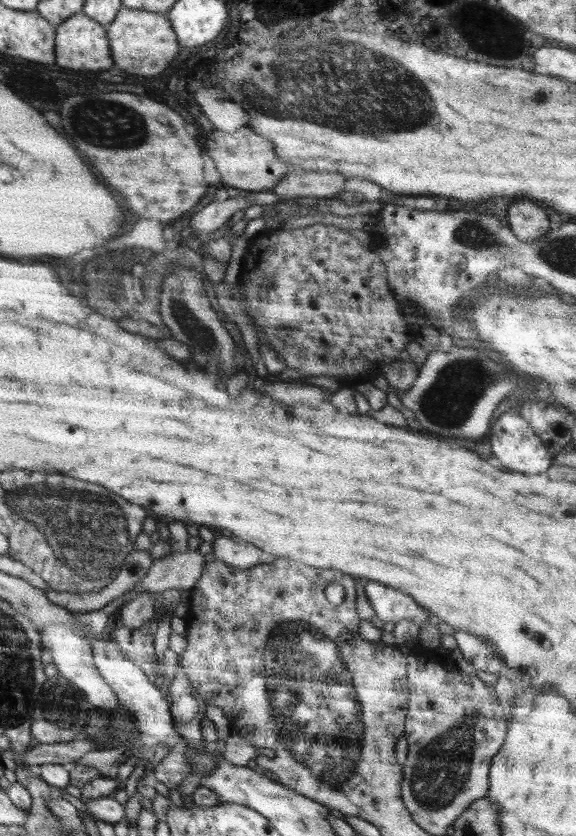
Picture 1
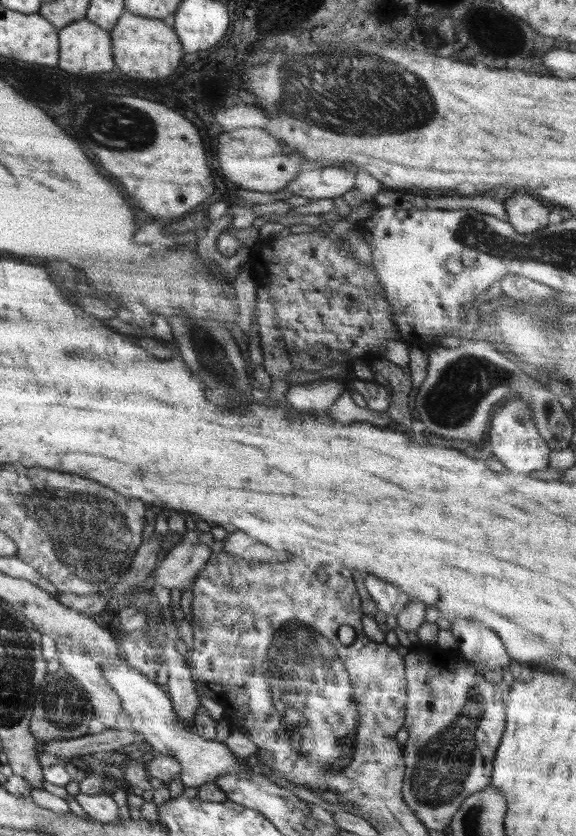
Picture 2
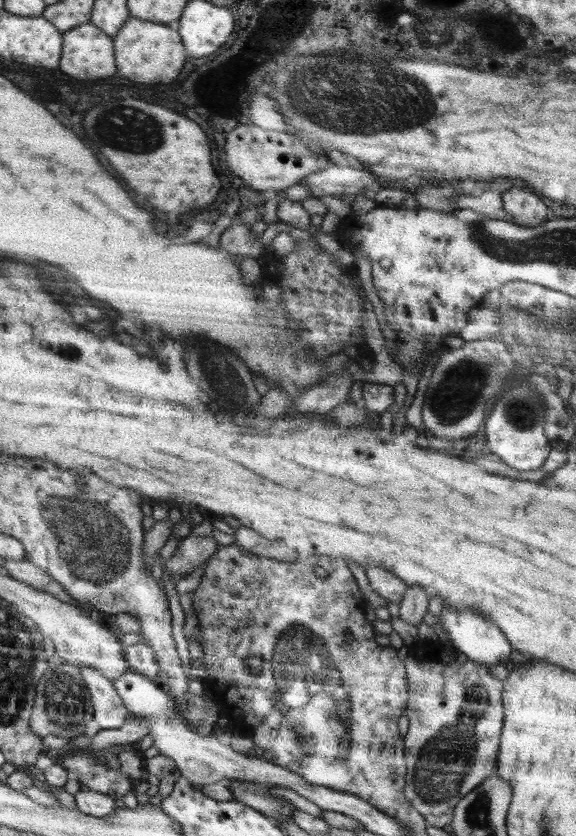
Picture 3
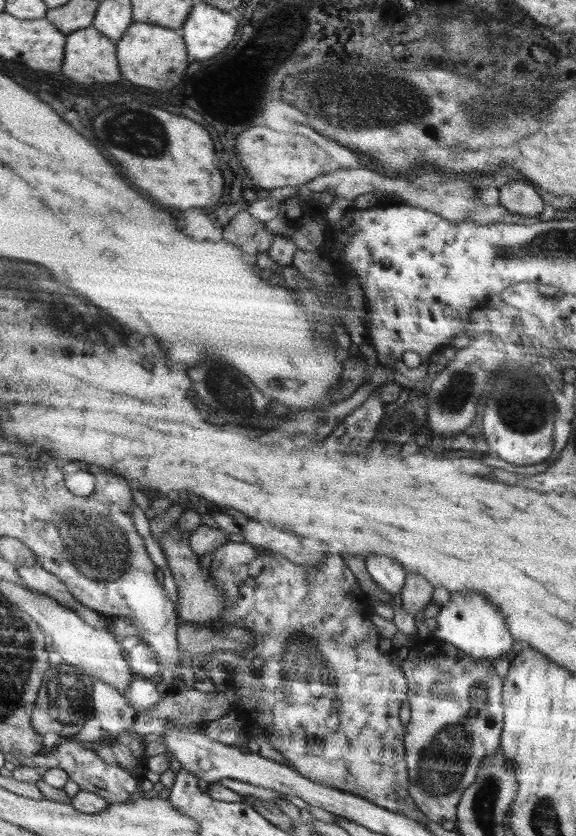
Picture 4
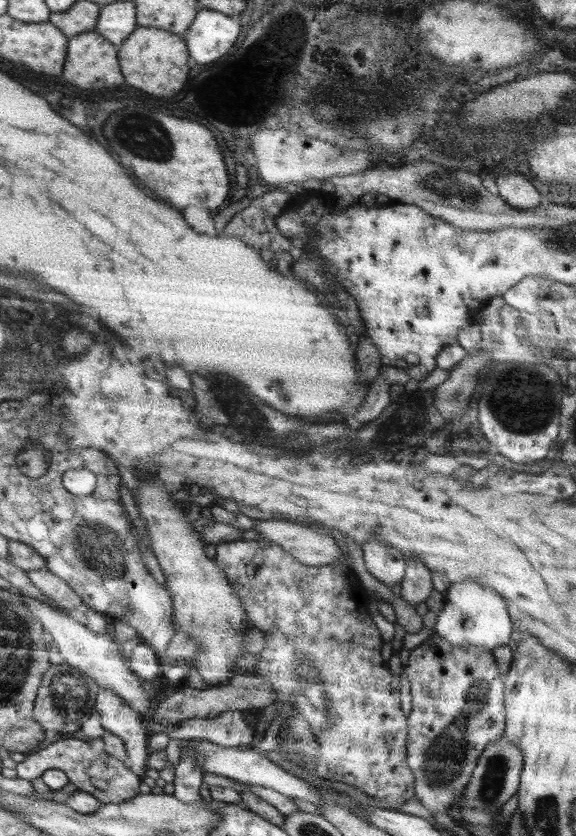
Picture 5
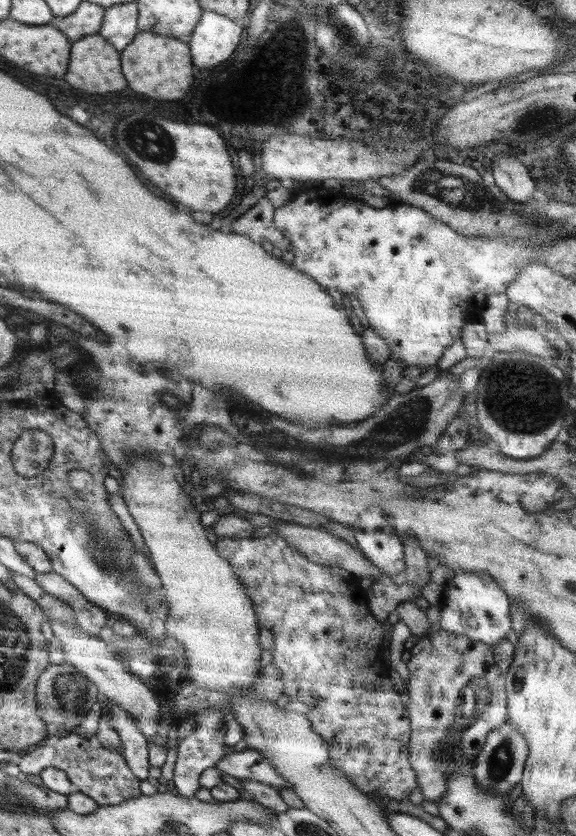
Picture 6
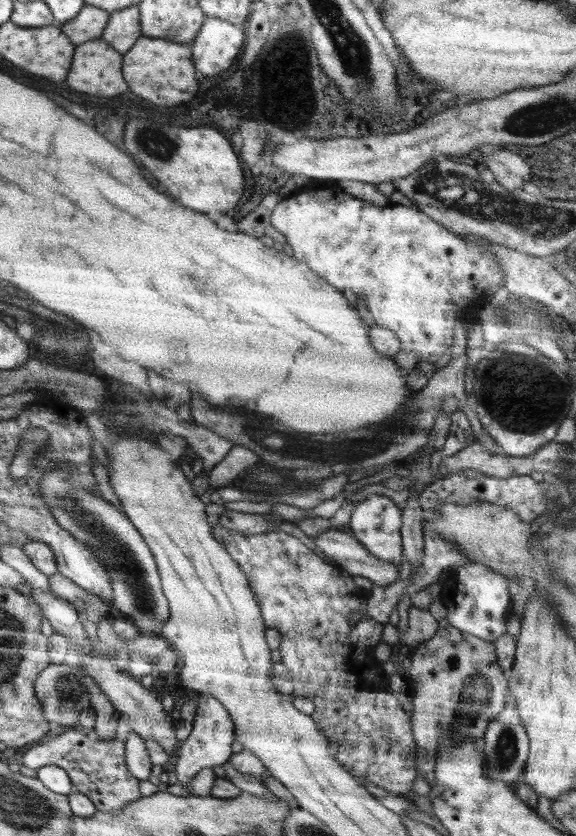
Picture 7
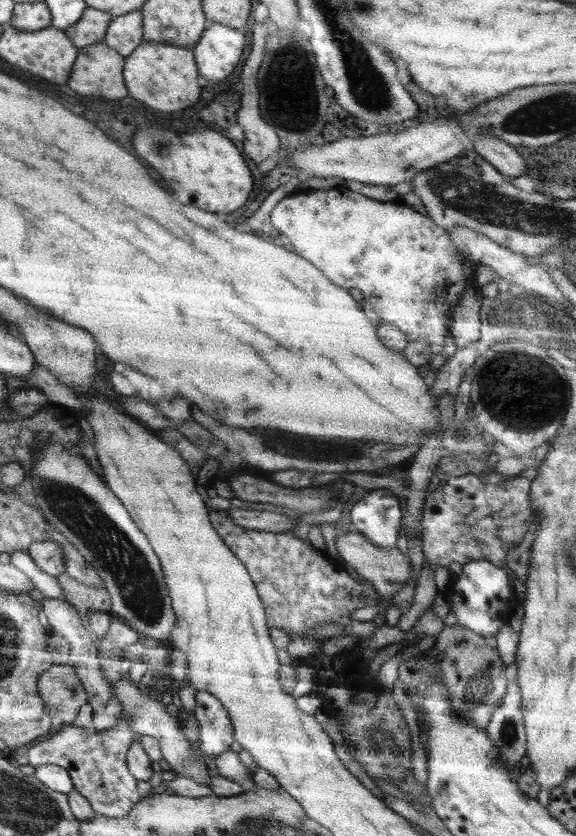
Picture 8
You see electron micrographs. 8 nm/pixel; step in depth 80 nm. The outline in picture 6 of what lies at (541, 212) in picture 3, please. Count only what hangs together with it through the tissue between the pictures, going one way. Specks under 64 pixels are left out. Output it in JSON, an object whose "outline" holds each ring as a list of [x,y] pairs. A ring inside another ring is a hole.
{"outline":[[[500,156],[492,164],[494,184],[512,200],[526,202],[532,198],[534,181],[530,180],[528,170],[516,156]]]}

